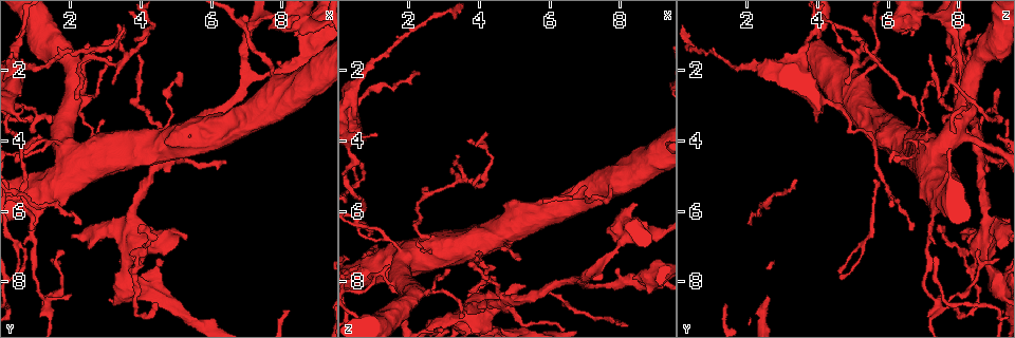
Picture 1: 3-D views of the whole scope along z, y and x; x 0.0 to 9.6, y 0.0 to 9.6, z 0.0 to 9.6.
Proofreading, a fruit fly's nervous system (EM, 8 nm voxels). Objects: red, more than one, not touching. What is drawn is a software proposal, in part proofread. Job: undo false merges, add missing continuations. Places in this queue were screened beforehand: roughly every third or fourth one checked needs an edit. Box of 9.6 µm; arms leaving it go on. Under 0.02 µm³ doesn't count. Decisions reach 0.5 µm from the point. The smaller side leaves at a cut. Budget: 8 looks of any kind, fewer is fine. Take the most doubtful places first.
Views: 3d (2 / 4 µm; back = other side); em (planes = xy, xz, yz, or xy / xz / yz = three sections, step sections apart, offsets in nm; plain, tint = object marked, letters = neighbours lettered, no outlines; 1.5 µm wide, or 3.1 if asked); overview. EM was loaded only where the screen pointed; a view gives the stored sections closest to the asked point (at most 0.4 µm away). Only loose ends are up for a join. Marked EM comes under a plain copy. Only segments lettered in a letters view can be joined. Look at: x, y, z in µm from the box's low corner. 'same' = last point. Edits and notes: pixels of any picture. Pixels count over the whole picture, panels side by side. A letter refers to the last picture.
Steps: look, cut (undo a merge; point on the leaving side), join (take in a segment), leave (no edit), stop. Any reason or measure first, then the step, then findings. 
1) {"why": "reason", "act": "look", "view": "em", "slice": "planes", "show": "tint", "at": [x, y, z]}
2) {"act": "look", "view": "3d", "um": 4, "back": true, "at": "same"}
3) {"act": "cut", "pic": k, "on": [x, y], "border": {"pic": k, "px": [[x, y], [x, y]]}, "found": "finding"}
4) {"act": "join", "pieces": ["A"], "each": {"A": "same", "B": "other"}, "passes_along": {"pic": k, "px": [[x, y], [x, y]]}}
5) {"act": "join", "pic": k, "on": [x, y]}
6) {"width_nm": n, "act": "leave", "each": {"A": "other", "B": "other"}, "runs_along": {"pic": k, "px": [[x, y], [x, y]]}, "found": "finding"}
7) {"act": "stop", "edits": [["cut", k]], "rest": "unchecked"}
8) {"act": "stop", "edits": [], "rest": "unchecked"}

{"why": "thin end", "act": "look", "view": "em", "slice": "xy", "step": 4, "show": "tint", "at": [3.95, 1.50, 7.20]}

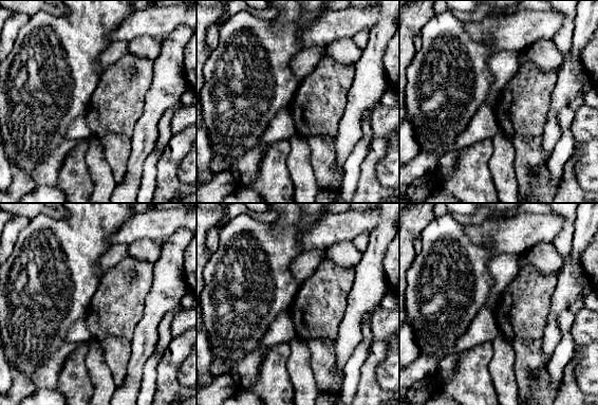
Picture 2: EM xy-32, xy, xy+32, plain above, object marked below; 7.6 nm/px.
{"why": "cut it another way", "act": "look", "view": "em", "slice": "planes", "show": "letters", "at": "same"}

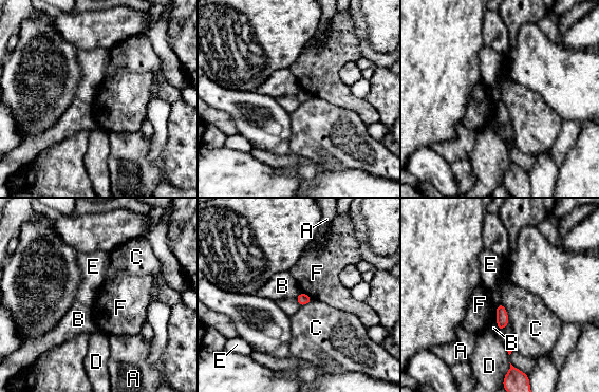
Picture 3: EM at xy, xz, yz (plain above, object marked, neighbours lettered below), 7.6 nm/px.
{"act": "leave", "each": {"A": "other", "B": "other", "C": "other", "D": "other", "E": "other", "F": "other"}, "border": {"pic": 3, "px": [[500, 303], [505, 309], [509, 321]]}, "found": "none of them fits"}

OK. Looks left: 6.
{"act": "look", "view": "em", "slice": "xy", "step": 8, "show": "tint", "at": [4.45, 4.55, 8.55]}

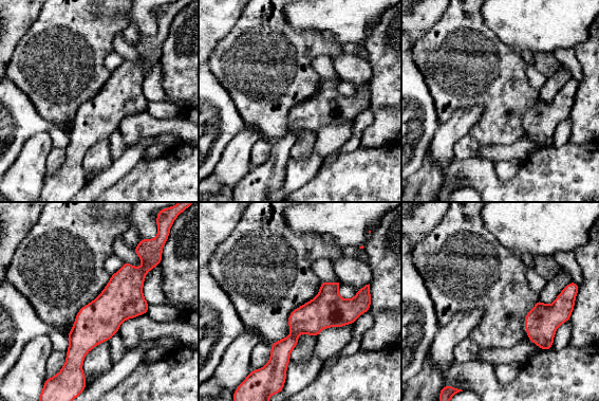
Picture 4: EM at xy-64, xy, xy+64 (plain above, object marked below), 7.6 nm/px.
{"why": "cut it another way", "act": "look", "view": "em", "slice": "planes", "show": "letters", "at": "same"}

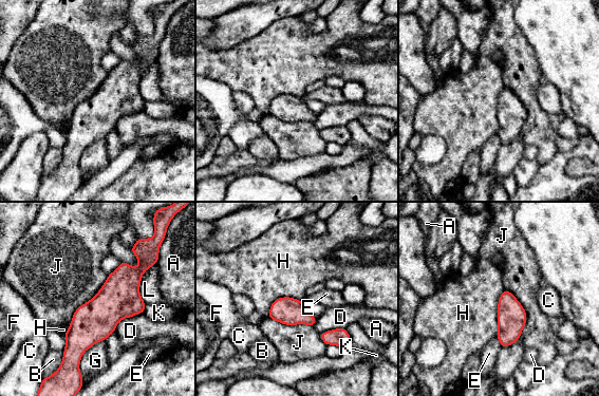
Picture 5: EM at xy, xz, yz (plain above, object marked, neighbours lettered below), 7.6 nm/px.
{"longest_contact_nm": ["J", 500], "act": "leave", "each": {"A": "other", "B": "other", "C": "other", "D": "other", "E": "other", "F": "other", "G": "other", "H": "other", "J": "other", "K": "other", "L": "other"}, "runs_along": {"pic": 5, "px": [[142, 264], [78, 338], [75, 362]]}, "found": "all the same cell"}

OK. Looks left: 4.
{"why": "thin end", "act": "look", "view": "em", "slice": "planes", "show": "letters", "at": [1.80, 7.10, 8.55]}

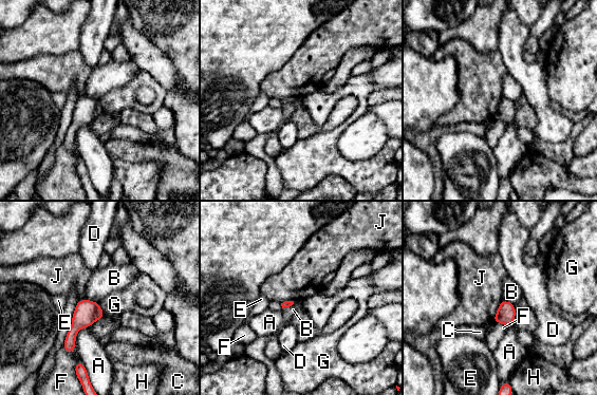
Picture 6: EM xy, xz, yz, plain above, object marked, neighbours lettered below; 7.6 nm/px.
{"act": "leave", "each": {"A": "other", "B": "other", "C": "other", "D": "other", "E": "other", "F": "other", "G": "other", "H": "other", "J": "other"}, "border": {"pic": 6, "px": [[297, 301], [294, 305], [282, 308]]}, "found": "no lettered segment goes on from it"}

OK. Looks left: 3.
{"act": "stop", "edits": [], "rest": "unchecked"}

